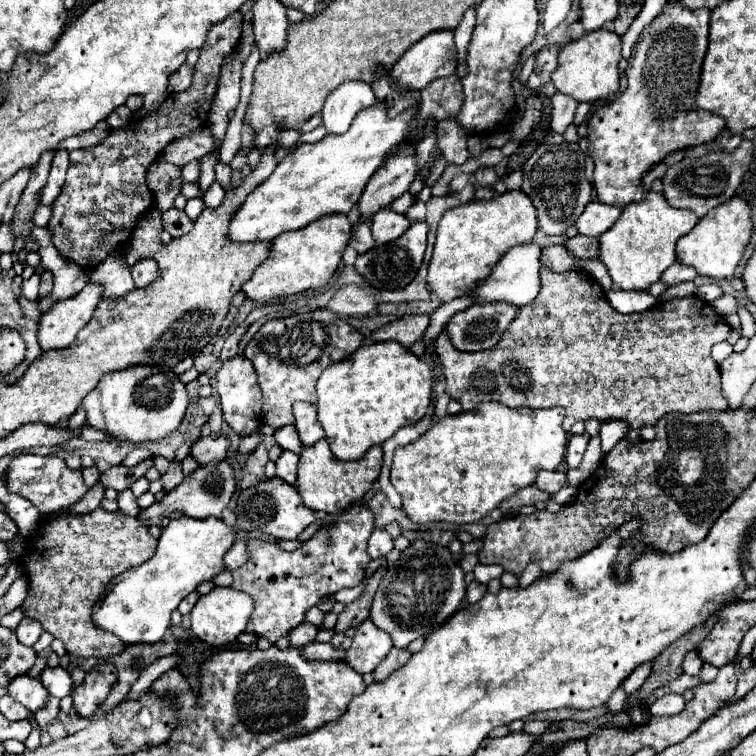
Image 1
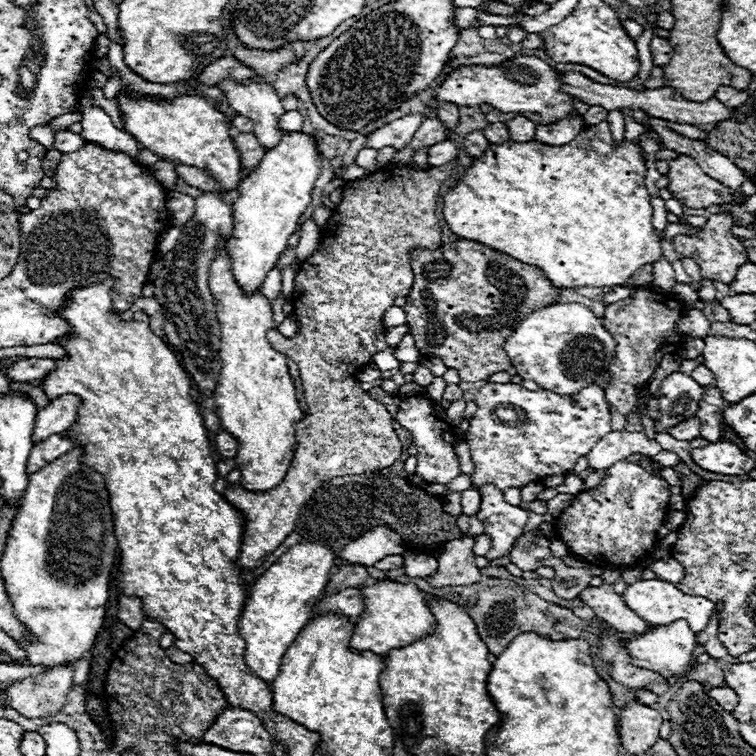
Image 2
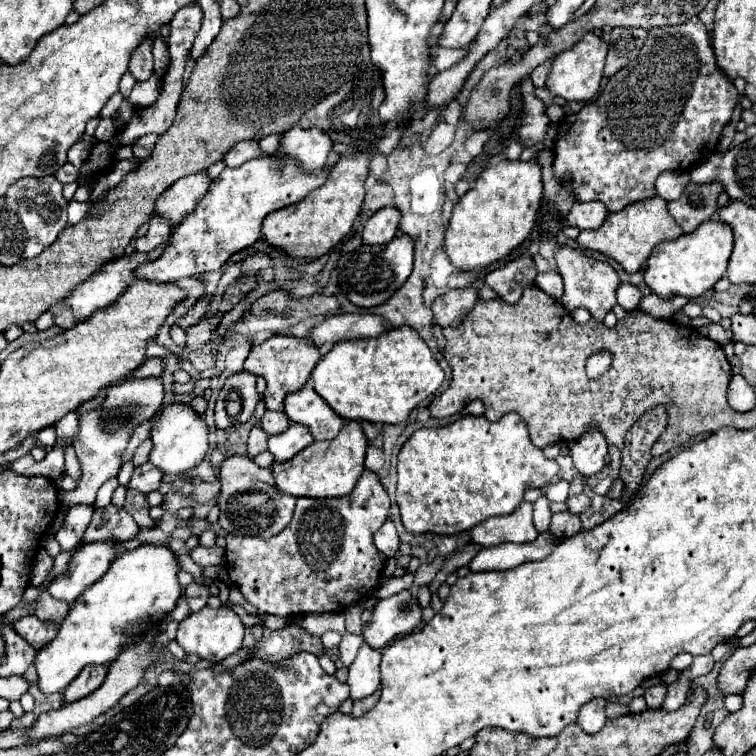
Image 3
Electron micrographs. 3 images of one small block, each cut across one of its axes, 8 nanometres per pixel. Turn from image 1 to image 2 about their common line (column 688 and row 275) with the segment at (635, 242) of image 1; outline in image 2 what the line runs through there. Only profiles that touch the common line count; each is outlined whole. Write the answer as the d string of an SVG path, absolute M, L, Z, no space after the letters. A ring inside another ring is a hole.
M226 248L212 262L210 292L216 300L216 312L218 312L220 330L222 330L222 344L220 344L222 346L220 348L222 370L220 370L220 380L218 380L218 386L214 392L216 414L220 418L222 428L238 440L238 454L236 454L234 462L236 462L236 468L242 472L240 484L252 492L266 492L266 490L276 488L284 480L290 460L294 456L294 448L296 448L294 424L302 420L302 410L300 410L300 404L296 398L294 380L288 374L286 356L280 354L278 350L274 350L266 338L266 332L272 328L272 322L274 322L268 300L264 300L264 296L260 292L246 296L240 290L240 286L234 282L232 274L230 274L230 258L226 254Z

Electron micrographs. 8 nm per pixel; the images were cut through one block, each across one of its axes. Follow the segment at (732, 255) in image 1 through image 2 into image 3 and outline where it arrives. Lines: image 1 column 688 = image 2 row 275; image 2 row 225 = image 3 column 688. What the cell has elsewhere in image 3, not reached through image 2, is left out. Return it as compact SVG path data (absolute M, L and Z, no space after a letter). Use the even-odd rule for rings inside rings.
M706 220L696 228L692 234L682 234L672 242L660 244L656 252L646 262L644 282L650 292L672 298L672 296L686 296L698 298L714 288L714 284L726 274L726 264L732 252L732 228L720 220Z

